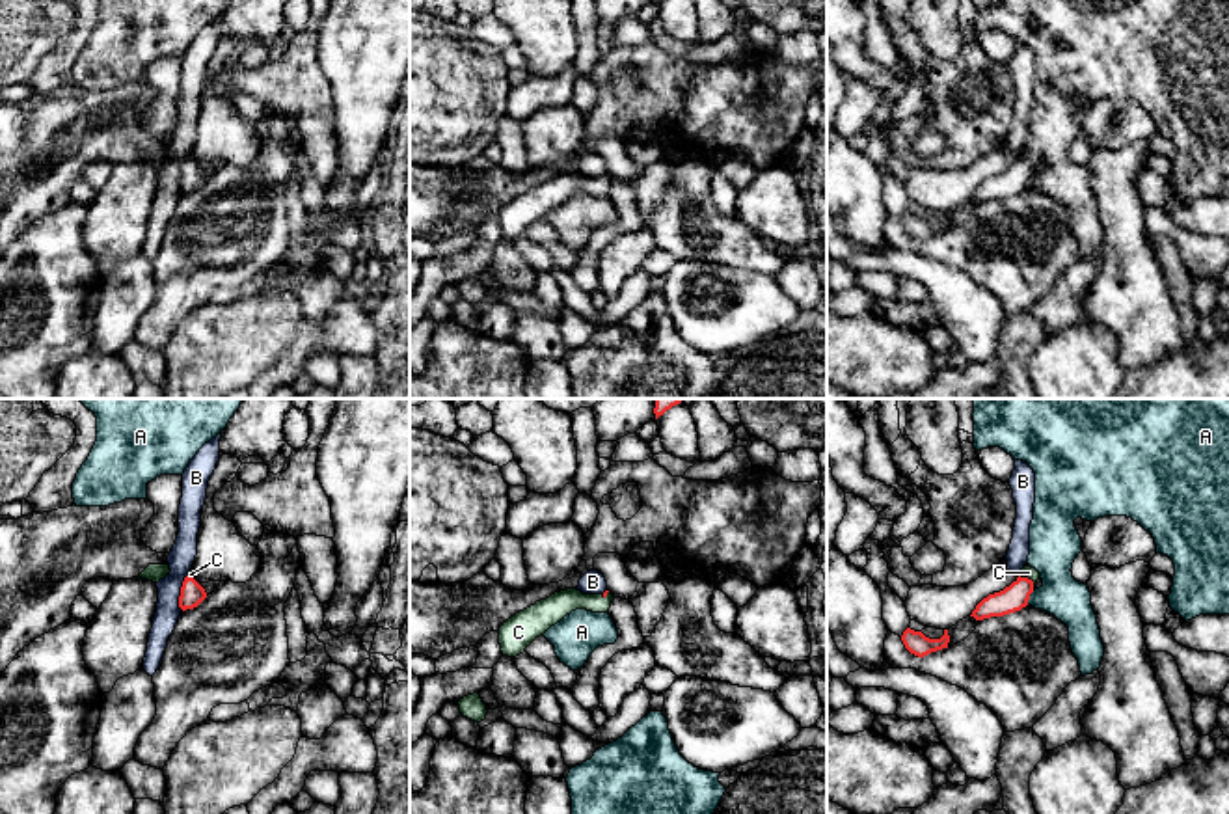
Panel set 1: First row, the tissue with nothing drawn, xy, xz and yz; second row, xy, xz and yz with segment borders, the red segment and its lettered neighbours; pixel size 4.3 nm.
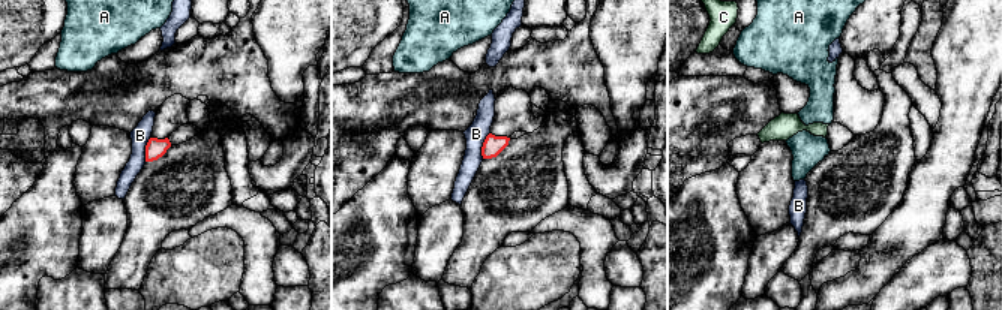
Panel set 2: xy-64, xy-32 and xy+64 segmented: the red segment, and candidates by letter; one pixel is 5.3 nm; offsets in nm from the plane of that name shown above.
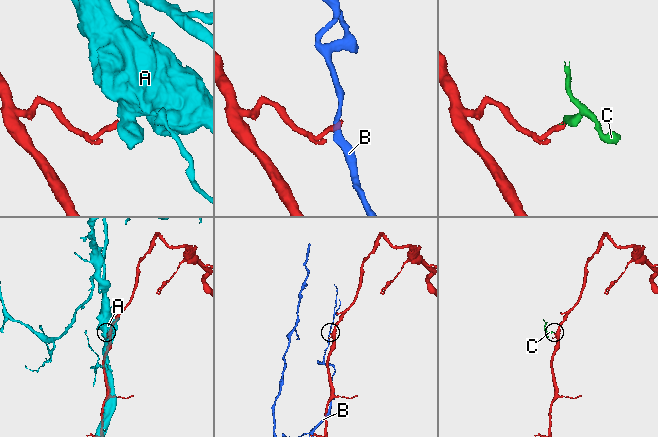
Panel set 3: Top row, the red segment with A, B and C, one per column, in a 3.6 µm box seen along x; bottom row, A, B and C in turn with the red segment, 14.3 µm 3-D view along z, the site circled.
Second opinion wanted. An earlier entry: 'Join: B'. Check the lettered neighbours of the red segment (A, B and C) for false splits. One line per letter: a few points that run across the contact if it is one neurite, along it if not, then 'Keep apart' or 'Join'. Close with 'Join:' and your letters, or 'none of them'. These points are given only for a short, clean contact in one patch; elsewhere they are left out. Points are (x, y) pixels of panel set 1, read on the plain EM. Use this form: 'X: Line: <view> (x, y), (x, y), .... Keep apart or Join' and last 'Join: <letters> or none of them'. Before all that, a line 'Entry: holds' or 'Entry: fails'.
Entry: fails
A: Line: yz (1034, 174), (1026, 187). Keep apart
B: Line: xy (187, 157), (179, 179), (181, 192). Keep apart
C: Line: yz (1015, 179), (1026, 161), (1028, 155). Join
Join: C

